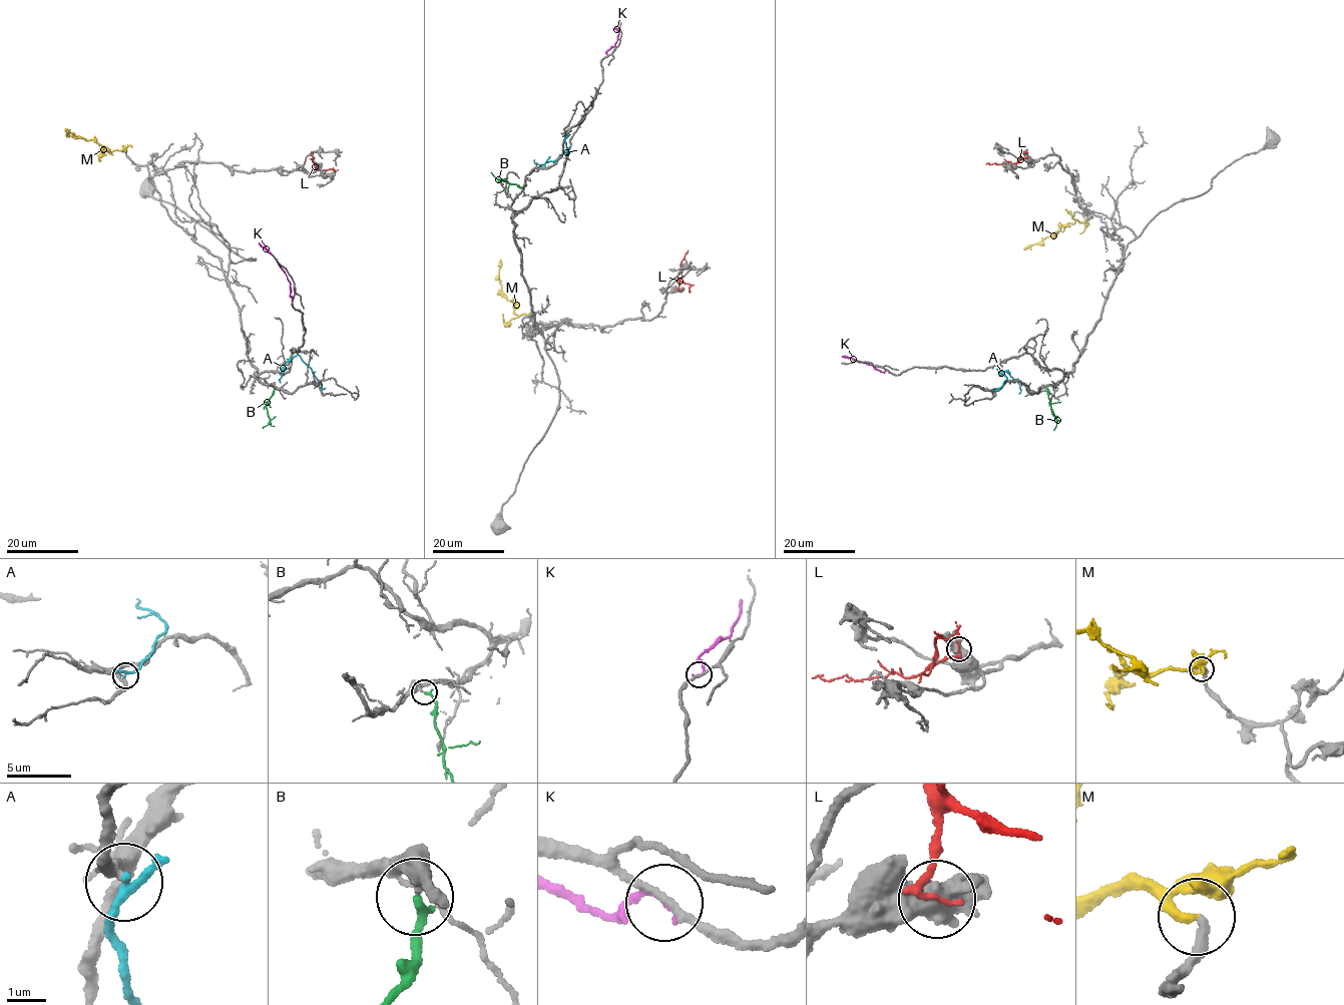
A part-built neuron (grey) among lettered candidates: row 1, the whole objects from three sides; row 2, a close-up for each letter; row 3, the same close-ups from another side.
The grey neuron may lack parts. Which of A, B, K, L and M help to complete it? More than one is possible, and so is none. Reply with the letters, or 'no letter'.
B, M

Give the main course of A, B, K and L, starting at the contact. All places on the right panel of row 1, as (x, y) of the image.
A: (995, 392), (1007, 377), (997, 368), (1019, 385), (1018, 394)
B: (1045, 388), (1056, 421), (1053, 430)
K: (888, 371), (879, 371), (872, 366), (841, 357)
L: (1027, 155), (1011, 163), (985, 164)

